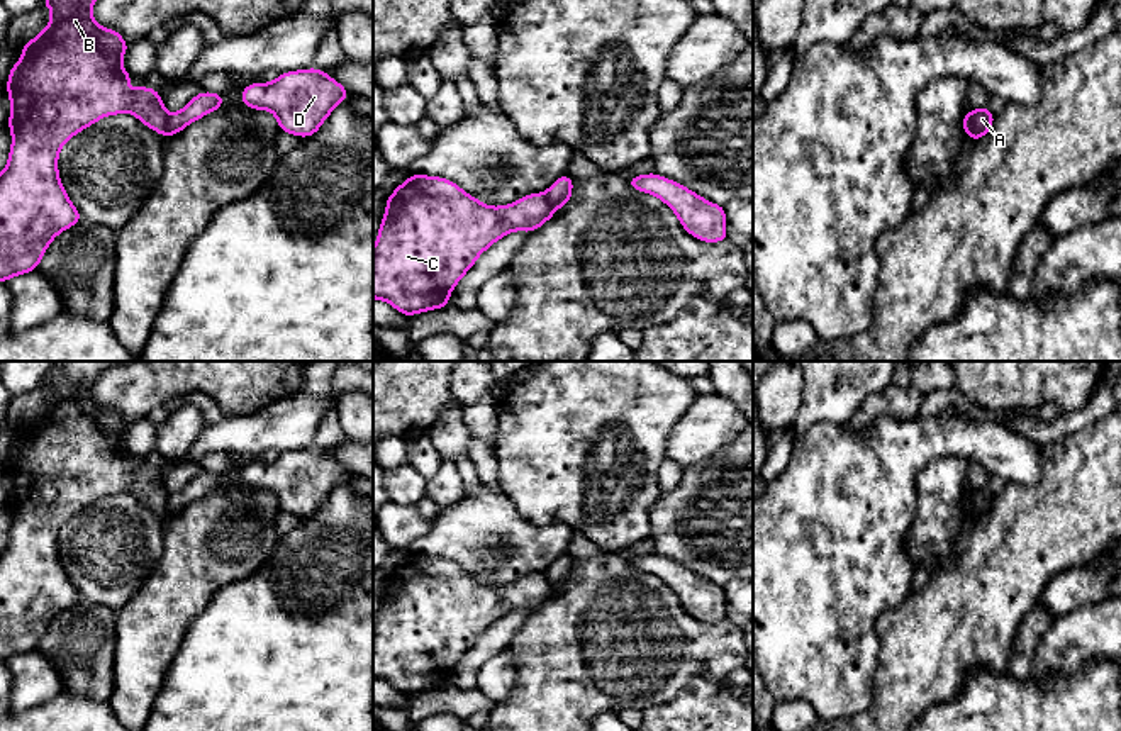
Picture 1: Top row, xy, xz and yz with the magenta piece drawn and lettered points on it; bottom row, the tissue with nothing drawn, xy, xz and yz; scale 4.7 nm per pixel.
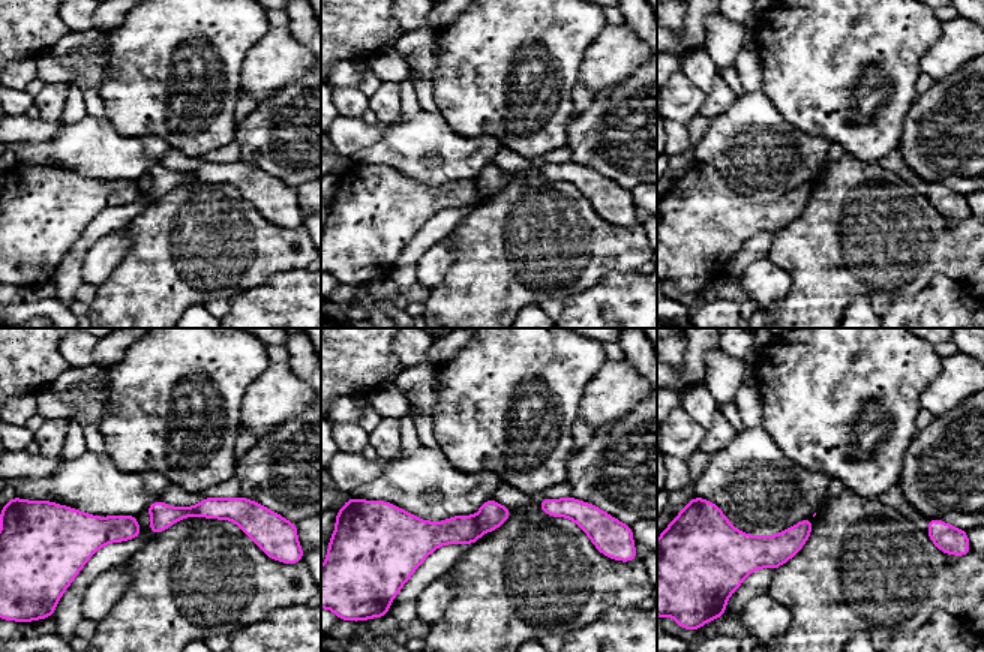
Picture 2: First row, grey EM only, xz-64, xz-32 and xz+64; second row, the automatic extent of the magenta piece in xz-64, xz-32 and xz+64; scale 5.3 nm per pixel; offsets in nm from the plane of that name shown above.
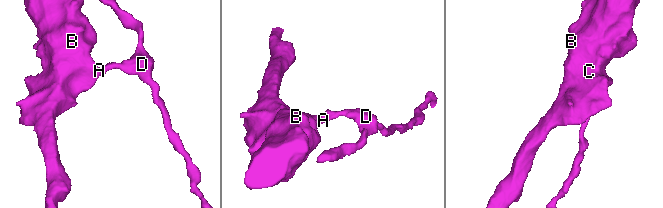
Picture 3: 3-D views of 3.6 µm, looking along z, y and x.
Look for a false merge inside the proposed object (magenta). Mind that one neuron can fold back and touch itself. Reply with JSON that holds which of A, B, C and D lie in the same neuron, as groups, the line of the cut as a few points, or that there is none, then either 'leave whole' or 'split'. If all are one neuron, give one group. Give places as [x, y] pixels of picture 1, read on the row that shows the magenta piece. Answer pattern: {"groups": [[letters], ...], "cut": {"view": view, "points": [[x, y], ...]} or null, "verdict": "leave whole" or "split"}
{"groups": [["A", "B", "C"], ["D"]], "cut": {"view": "xy", "points": [[170, 114], [167, 134]]}, "verdict": "split"}

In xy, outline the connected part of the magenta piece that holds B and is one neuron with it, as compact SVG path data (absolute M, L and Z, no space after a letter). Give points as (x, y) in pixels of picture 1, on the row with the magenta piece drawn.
M44 0L41 7L53 8L51 22L20 49L22 59L10 70L7 92L10 97L12 148L7 168L0 173L0 282L36 270L51 241L81 220L58 173L58 156L70 137L105 115L124 112L134 114L146 127L168 137L170 114L165 110L161 95L149 86L134 90L127 86L132 75L122 68L120 61L129 44L115 29L103 29L95 22L93 3L95 0Z

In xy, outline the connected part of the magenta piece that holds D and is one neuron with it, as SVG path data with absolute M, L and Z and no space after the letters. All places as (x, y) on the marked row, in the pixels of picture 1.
M310 68L282 73L271 83L243 88L241 102L249 109L275 114L283 132L309 137L349 92L327 73Z

